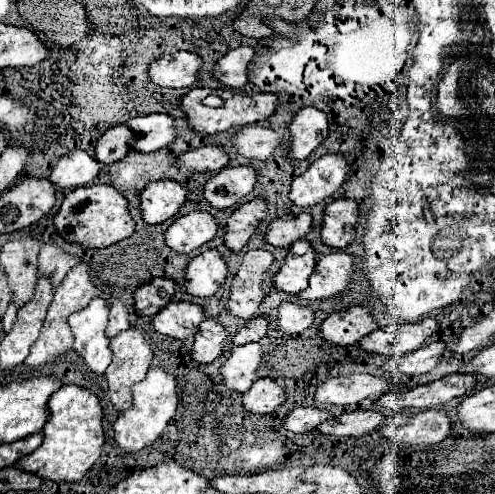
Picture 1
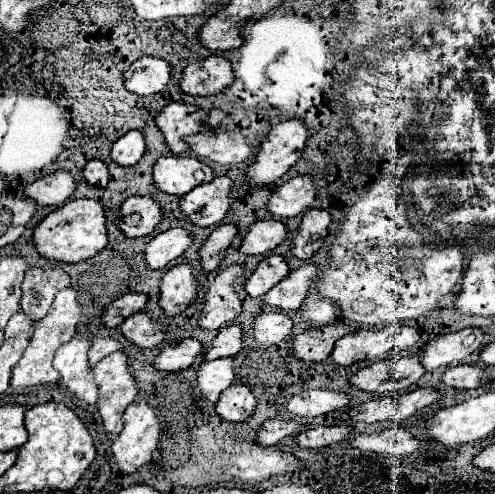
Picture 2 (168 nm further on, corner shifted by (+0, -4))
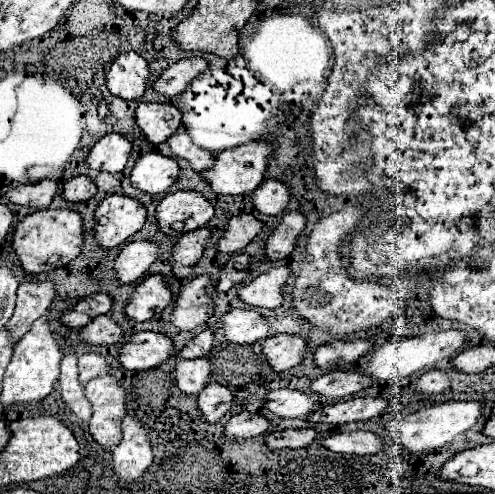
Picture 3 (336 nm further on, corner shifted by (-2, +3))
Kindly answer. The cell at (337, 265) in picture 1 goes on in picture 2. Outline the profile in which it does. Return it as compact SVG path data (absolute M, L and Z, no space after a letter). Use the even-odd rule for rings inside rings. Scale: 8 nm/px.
M310 263L310 265L304 265L296 271L292 271L286 279L282 279L278 285L274 285L264 297L262 301L272 305L272 307L280 307L284 311L292 311L292 309L298 309L312 283L314 283L314 277L318 275L318 265Z

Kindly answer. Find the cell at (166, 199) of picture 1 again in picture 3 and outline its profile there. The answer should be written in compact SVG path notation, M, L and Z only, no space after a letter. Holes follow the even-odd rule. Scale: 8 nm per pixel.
M108 196L94 210L94 238L108 250L124 244L146 222L146 208L128 196Z

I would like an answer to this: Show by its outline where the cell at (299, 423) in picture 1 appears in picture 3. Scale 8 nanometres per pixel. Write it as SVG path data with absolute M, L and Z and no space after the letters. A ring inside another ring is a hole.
M240 412L234 414L226 424L224 424L224 436L228 440L246 440L246 438L256 438L260 434L266 434L270 430L270 422L252 412Z

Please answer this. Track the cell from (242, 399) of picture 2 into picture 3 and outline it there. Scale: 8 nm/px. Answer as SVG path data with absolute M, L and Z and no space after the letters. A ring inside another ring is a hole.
M208 384L198 394L198 410L206 422L218 422L232 406L232 392L222 384Z

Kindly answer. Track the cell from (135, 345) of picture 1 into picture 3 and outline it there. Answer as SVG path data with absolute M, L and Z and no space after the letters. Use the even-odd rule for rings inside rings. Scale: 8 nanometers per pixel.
M100 376L84 386L84 394L92 404L90 434L104 450L112 450L122 438L120 422L126 416L124 388L112 376Z

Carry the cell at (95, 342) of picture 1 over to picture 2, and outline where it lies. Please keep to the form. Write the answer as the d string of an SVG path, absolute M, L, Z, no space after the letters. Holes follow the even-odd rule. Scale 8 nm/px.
M72 337L64 343L54 357L54 367L60 371L60 381L86 403L96 403L98 383L94 383L92 369L88 367L88 351L92 347L90 337Z

